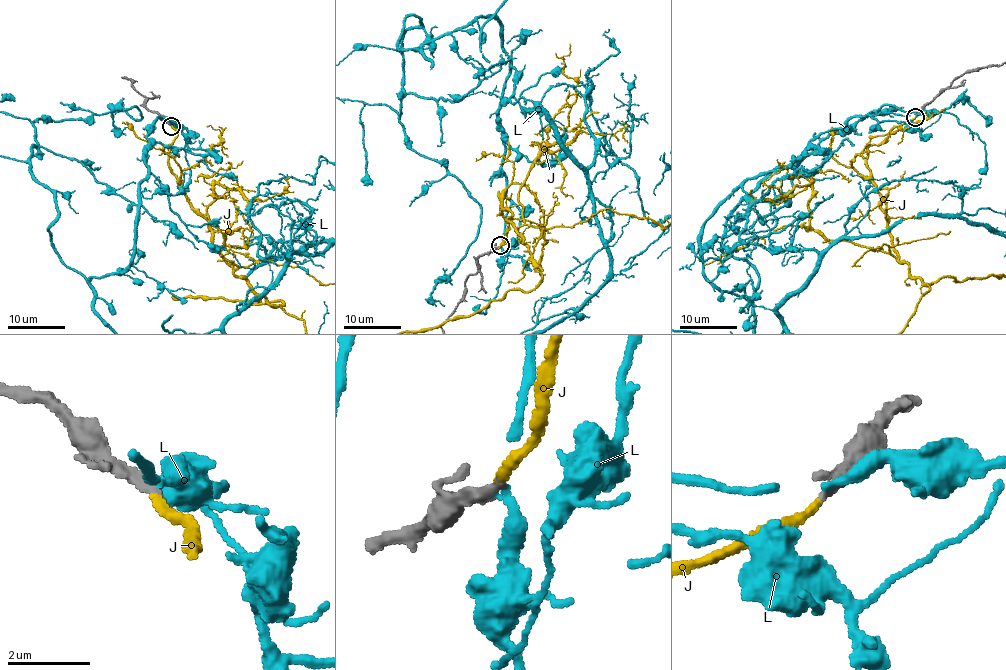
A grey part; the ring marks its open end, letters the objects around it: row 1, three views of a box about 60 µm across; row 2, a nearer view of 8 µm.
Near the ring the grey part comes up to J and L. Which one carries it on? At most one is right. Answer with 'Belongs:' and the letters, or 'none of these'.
Belongs: J

